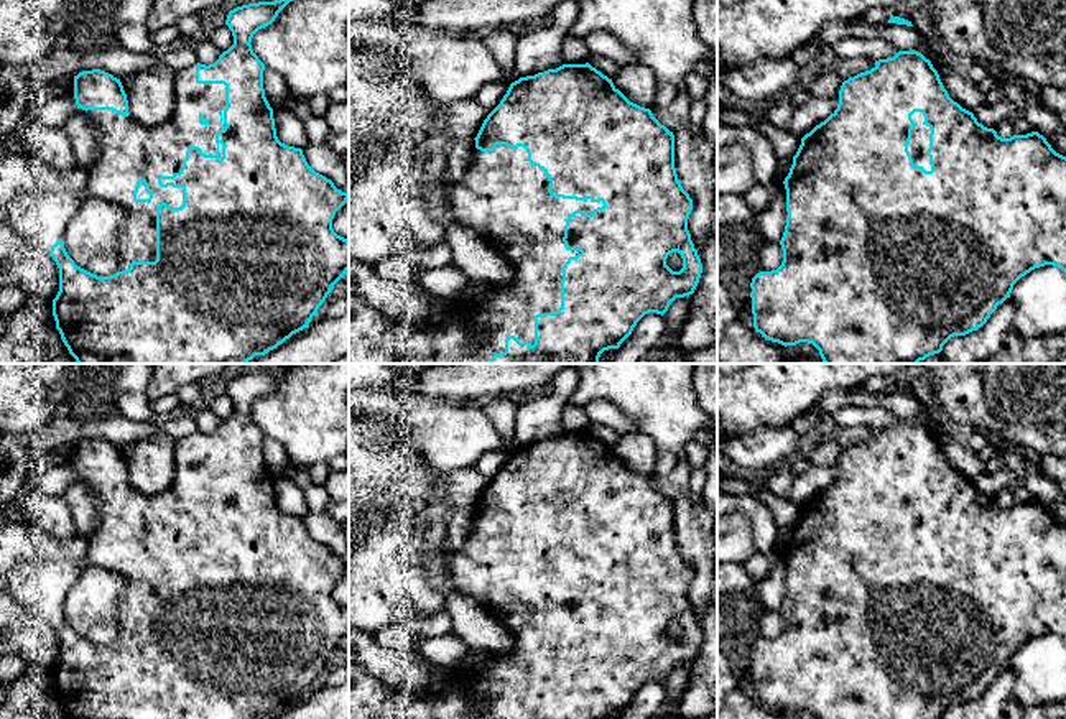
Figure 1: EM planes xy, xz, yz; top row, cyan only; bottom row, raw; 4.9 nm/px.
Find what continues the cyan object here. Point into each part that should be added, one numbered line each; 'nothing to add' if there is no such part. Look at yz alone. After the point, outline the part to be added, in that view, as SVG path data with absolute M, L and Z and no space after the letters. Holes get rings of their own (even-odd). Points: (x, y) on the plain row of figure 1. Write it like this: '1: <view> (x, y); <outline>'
1: yz (918, 514); M915 480L911 484L916 495L911 499L911 508L908 513L908 520L913 526L913 533L923 535L926 540L931 540L928 517L929 517L929 495L926 495L925 484L921 480Z

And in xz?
1: xz (504, 568); M497 513L494 520L474 518L474 530L464 545L449 556L451 582L485 609L512 635L512 650L497 655L482 671L454 668L452 683L439 691L429 689L419 696L390 689L362 666L349 665L349 719L505 719L505 707L515 704L520 711L535 712L535 684L561 676L563 635L579 619L564 617L564 594L569 582L592 582L602 576L591 568L554 568L543 538L531 535L523 515L510 518Z

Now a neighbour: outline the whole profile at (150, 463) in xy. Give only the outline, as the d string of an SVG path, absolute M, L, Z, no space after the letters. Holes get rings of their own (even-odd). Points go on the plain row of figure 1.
M156 434L120 449L128 480L145 495L166 490L174 480L174 441Z

